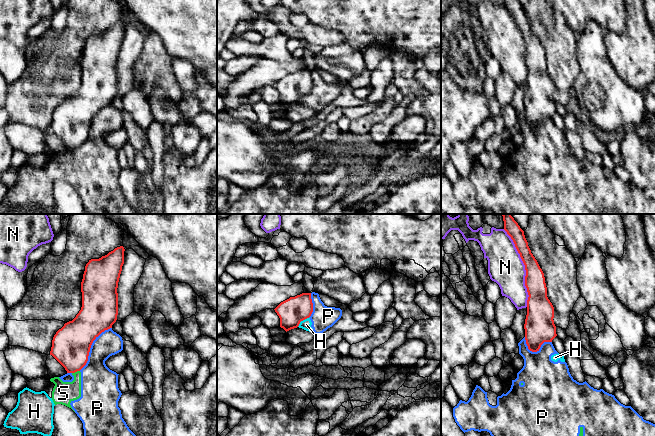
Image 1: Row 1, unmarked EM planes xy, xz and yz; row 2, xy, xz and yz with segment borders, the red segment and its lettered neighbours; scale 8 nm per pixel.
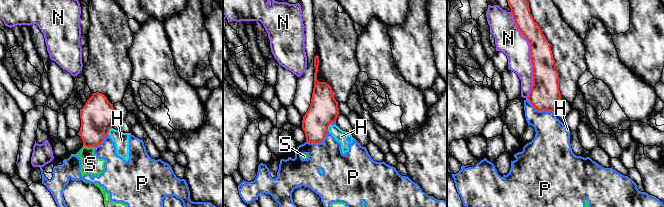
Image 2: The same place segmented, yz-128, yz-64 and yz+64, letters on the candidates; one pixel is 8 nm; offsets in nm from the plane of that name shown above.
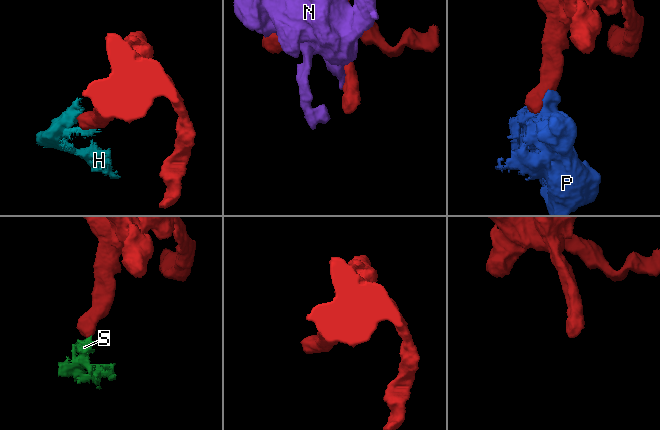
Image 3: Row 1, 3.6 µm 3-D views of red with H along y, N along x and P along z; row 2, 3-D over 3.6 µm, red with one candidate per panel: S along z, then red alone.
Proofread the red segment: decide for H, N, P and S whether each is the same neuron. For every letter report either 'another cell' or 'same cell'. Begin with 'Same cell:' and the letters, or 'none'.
Same cell: none
H: another cell
N: another cell
P: another cell
S: another cell

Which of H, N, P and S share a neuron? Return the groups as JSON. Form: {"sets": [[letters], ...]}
{"sets": [["H", "P", "S"], ["N"]]}

